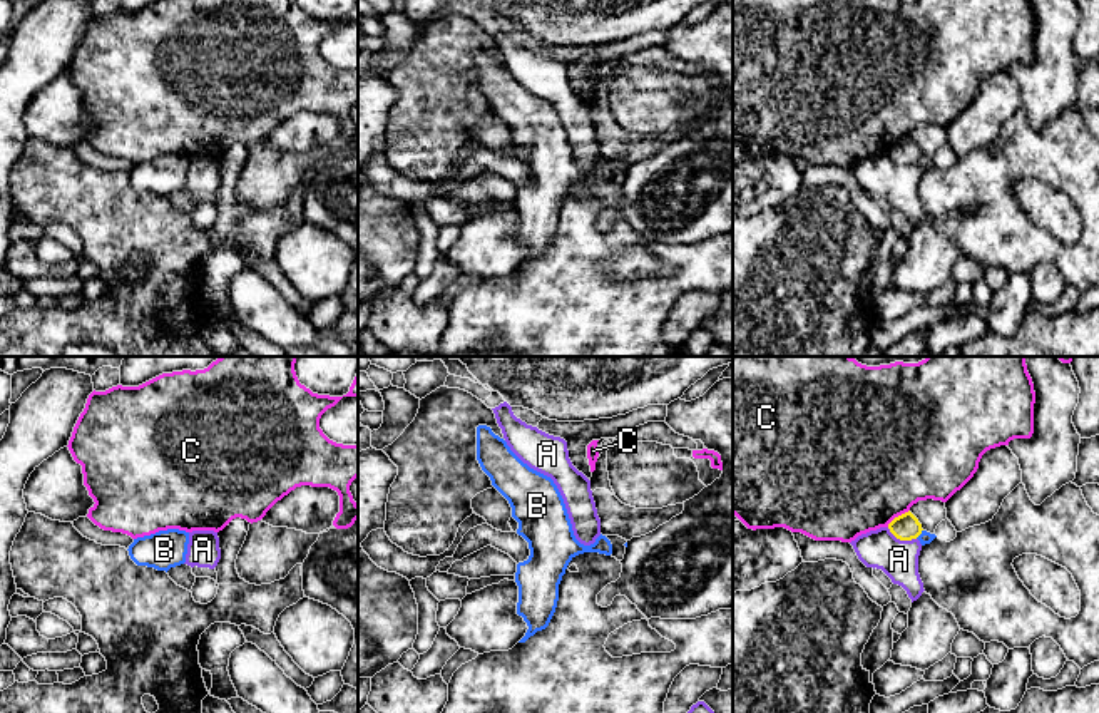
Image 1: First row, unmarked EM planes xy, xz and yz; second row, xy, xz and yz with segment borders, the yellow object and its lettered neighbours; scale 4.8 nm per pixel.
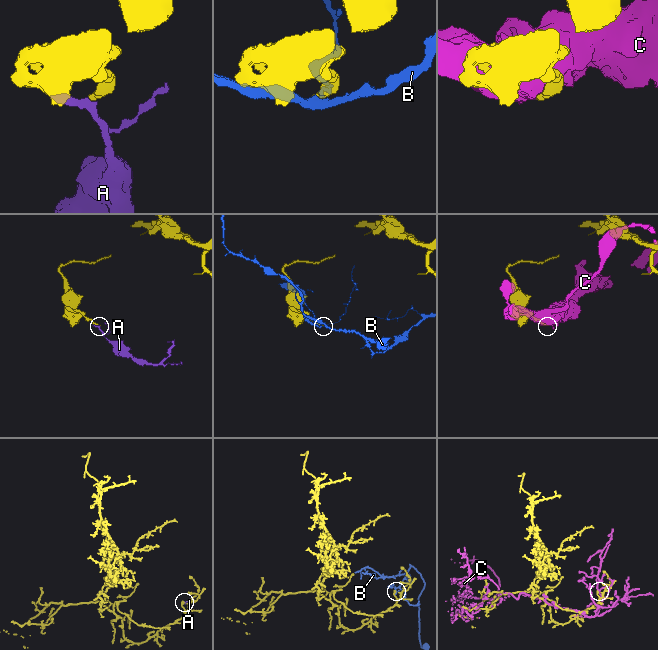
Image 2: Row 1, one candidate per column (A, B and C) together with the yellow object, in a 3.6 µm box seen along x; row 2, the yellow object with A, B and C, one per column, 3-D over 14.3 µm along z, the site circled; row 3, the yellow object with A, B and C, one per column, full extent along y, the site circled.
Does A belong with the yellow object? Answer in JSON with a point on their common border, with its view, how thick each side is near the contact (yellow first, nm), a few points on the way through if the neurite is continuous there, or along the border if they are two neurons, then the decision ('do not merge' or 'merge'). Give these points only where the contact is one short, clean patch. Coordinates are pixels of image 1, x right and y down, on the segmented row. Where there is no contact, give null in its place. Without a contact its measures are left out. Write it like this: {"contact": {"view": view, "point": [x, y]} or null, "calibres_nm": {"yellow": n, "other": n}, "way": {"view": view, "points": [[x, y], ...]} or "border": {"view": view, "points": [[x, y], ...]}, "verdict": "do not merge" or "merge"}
{"contact": {"view": "yz", "point": [902, 539]}, "calibres_nm": {"yellow": 130, "other": 190}, "border": {"view": "yz", "points": [[887, 528], [900, 539], [915, 539]]}, "verdict": "do not merge"}

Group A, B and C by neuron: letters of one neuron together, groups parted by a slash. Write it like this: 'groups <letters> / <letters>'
groups A / B / C

